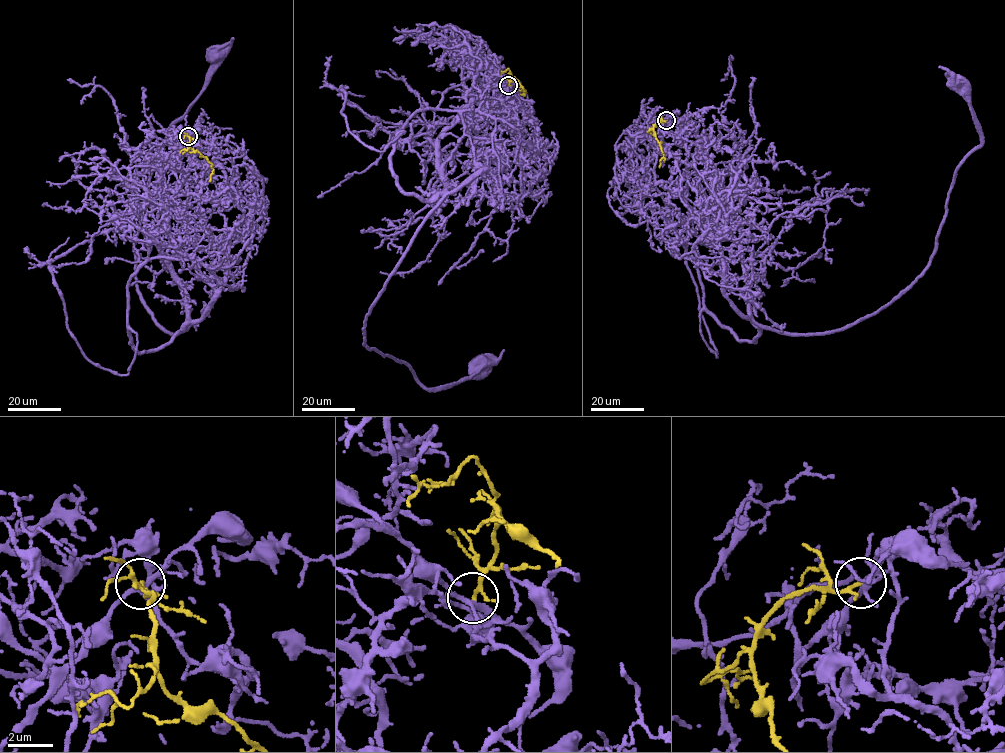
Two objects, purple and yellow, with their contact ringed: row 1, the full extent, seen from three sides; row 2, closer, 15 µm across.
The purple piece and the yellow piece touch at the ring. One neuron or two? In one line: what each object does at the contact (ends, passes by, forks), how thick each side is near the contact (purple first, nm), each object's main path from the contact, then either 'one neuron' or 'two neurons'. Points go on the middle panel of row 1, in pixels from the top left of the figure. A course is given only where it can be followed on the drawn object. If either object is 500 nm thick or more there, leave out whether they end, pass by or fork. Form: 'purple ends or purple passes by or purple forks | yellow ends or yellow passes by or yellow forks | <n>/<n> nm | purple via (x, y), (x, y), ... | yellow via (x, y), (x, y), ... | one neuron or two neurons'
purple forks | yellow passes by | 200/140 nm | purple via (508, 85), (490, 77), (492, 106), (440, 137), (443, 197), (363, 328), (427, 388), (480, 362) | yellow via (508, 85), (511, 74), (524, 93), (519, 90) | two neurons

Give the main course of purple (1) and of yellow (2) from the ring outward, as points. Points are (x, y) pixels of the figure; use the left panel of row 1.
1: (188, 136), (153, 236), (189, 324), (175, 335), (138, 290), (135, 241), (159, 152), (216, 53)
2: (188, 136), (192, 149), (212, 164), (209, 181)

